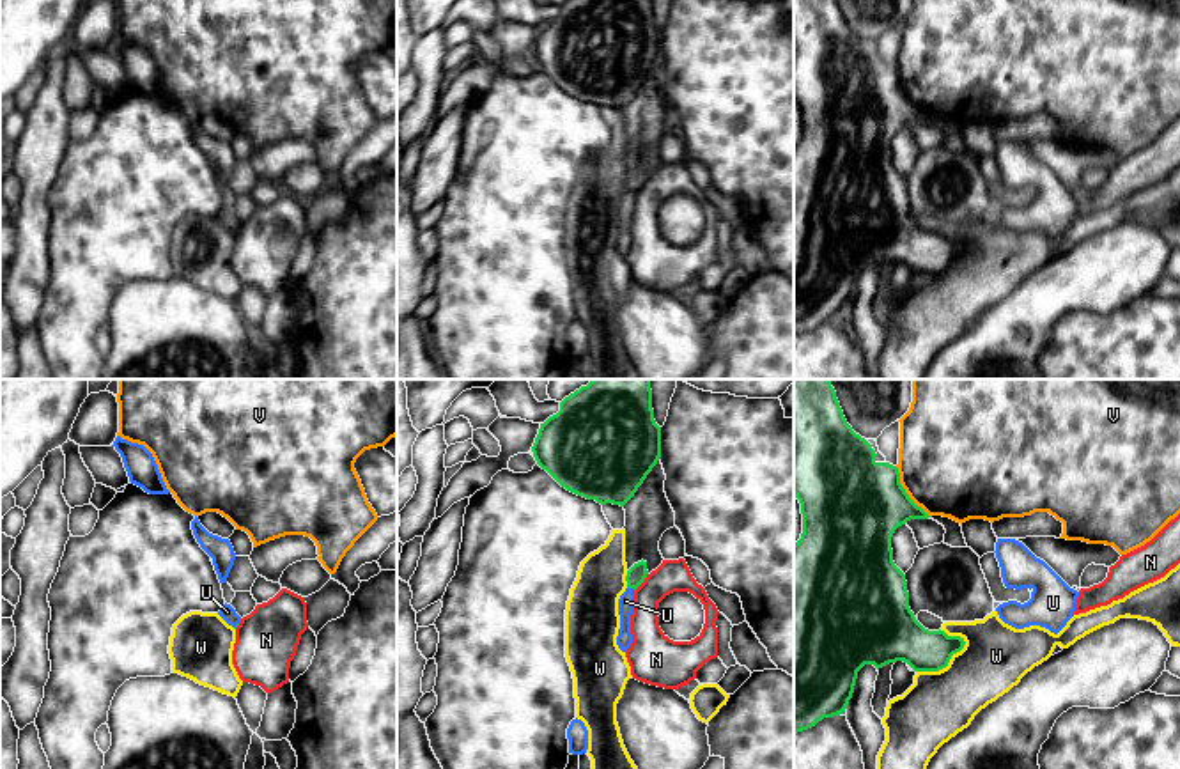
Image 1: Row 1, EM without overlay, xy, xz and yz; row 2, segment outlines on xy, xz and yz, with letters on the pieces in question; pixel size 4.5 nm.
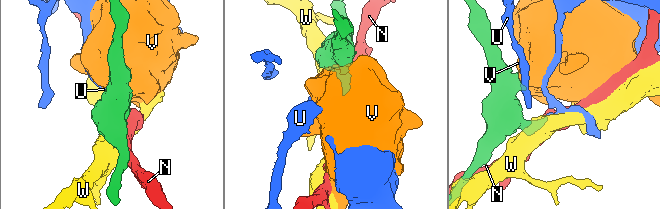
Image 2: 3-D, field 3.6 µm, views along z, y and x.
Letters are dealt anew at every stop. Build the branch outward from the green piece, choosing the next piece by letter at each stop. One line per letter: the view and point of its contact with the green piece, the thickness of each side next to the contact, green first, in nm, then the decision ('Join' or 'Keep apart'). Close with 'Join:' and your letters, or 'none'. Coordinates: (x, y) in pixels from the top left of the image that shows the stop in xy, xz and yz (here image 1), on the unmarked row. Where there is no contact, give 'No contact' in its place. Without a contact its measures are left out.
N: Touches green at xz (644, 183). Thickness 90 nm (green) against 150 nm. Keep apart
U: Touches green at xz (631, 190). Thickness 90 nm (green) against 70 nm. Keep apart
V: Touches green at yz (906, 96). Thickness 440 nm (green) against 480 nm. Keep apart
W: Touches green at yz (945, 270). Thickness 220 nm (green) against 300 nm. Keep apart
Join: none

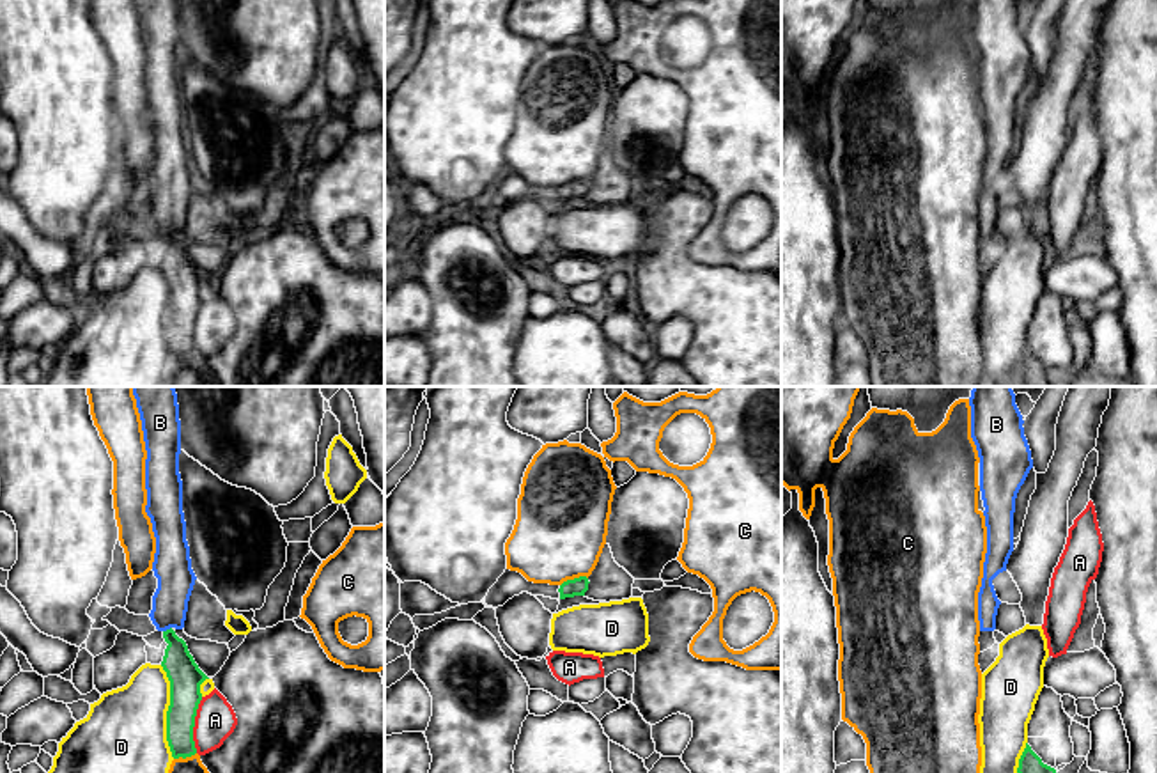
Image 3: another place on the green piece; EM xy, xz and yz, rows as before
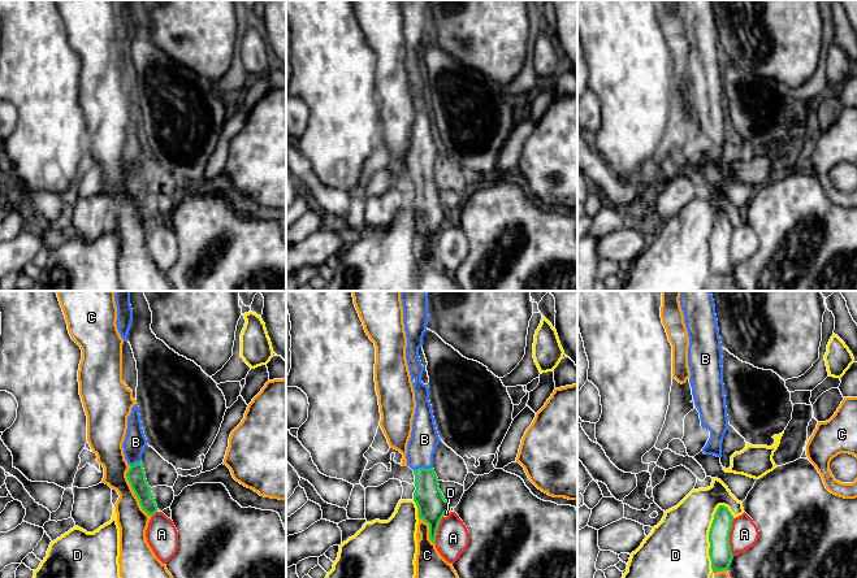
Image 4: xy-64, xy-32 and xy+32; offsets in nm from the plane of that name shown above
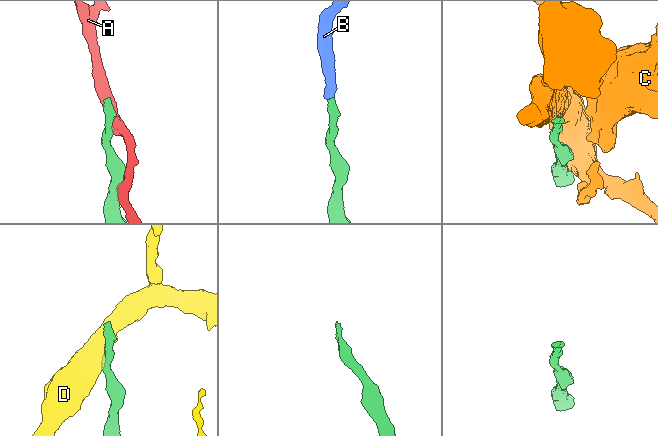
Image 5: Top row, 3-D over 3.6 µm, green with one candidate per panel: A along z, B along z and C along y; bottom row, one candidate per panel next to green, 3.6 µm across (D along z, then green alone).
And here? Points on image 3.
A: Touches green at xy (194, 328). Thickness 150 nm (green) against 180 nm. Keep apart
B: Touches green at xy (167, 233). Thickness 150 nm (green) against 170 nm. Join
C: Touches green at xz (573, 183). Thickness 80 nm (green) against 420 nm. Keep apart
D: Touches green at xy (167, 314). Thickness 150 nm (green) against 400 nm. Keep apart
Join: B

